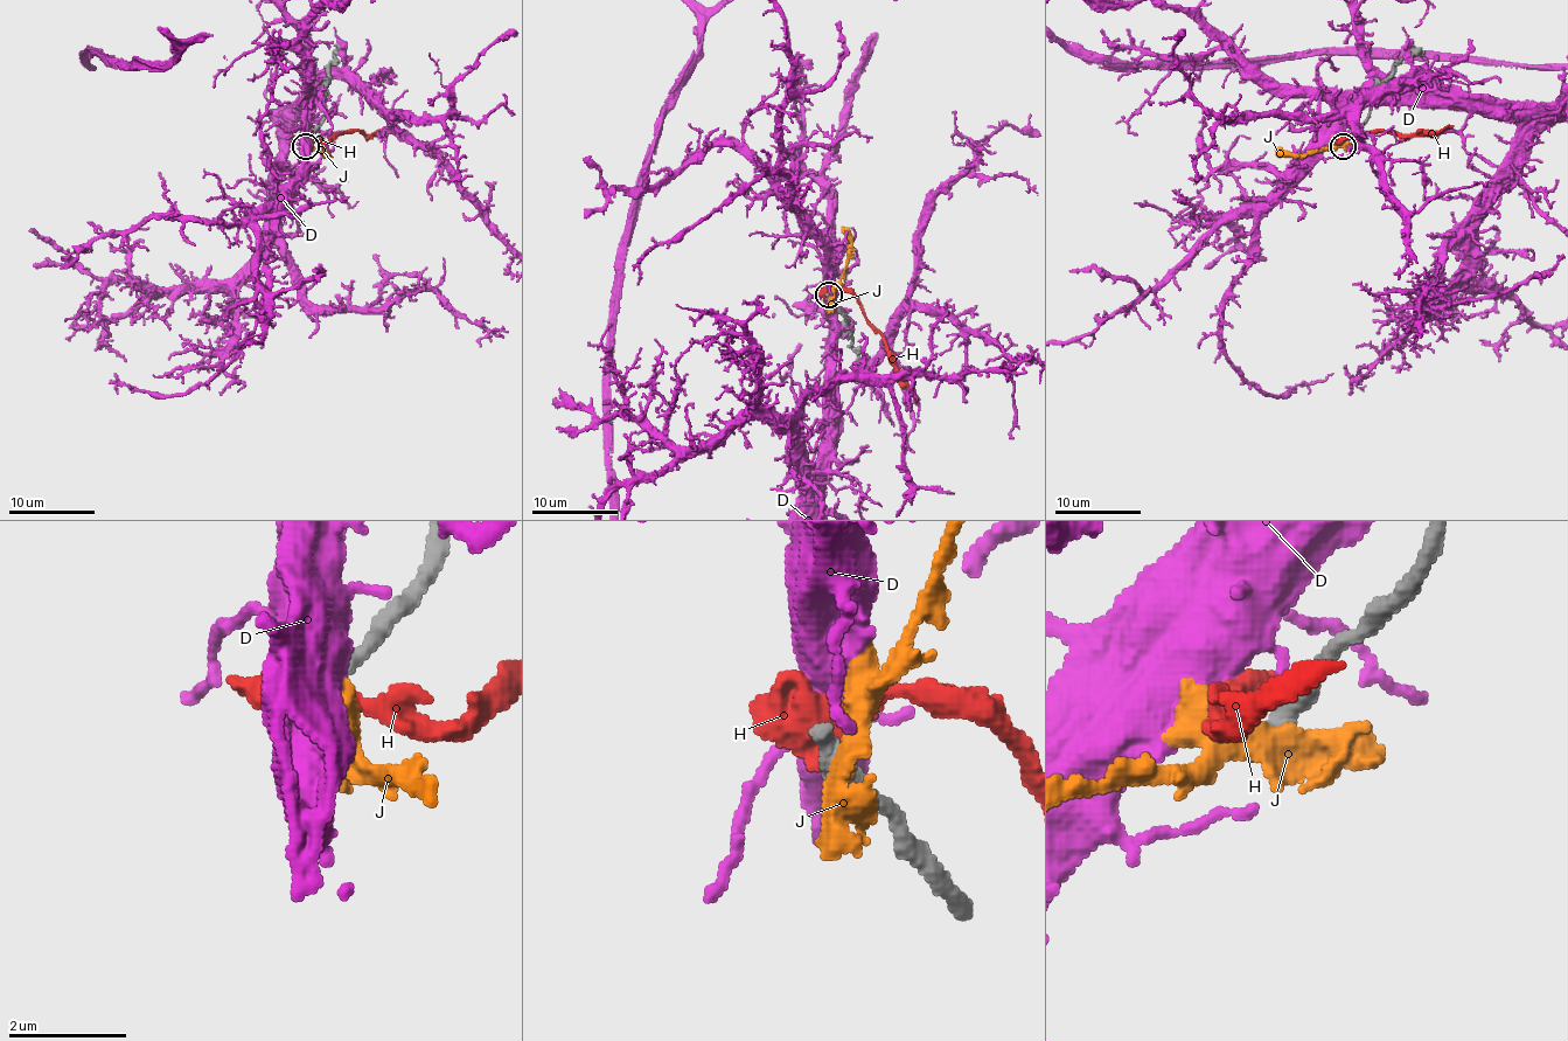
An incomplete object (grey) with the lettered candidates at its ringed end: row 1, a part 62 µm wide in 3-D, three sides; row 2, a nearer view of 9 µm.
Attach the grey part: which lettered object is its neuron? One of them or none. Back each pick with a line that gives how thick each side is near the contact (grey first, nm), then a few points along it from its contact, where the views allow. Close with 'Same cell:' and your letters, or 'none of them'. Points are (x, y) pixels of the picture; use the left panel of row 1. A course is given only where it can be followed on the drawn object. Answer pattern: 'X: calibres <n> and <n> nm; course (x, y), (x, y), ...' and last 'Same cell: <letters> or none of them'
Same cell: none of them

